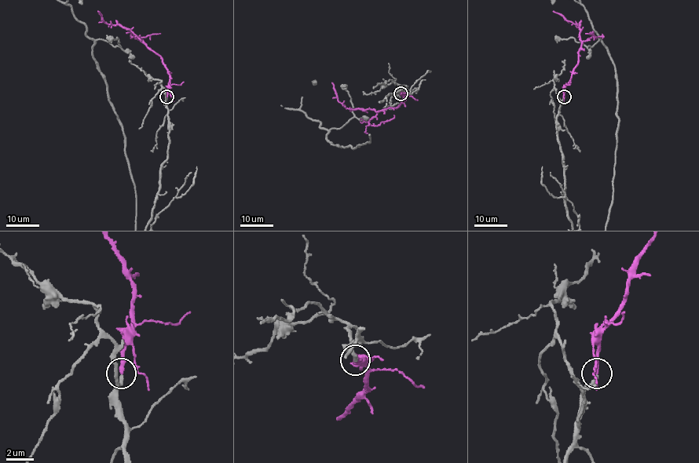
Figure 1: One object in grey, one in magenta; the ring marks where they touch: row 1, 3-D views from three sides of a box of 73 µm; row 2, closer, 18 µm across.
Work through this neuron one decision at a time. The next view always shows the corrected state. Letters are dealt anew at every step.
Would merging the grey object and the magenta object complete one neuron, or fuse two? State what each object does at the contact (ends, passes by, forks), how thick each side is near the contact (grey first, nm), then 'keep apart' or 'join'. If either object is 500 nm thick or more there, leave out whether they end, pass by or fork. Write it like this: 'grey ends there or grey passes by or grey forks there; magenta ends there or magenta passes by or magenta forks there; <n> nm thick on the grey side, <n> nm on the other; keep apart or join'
grey ends there; magenta ends there; 280 nm thick on the grey side, 300 nm on the other; join

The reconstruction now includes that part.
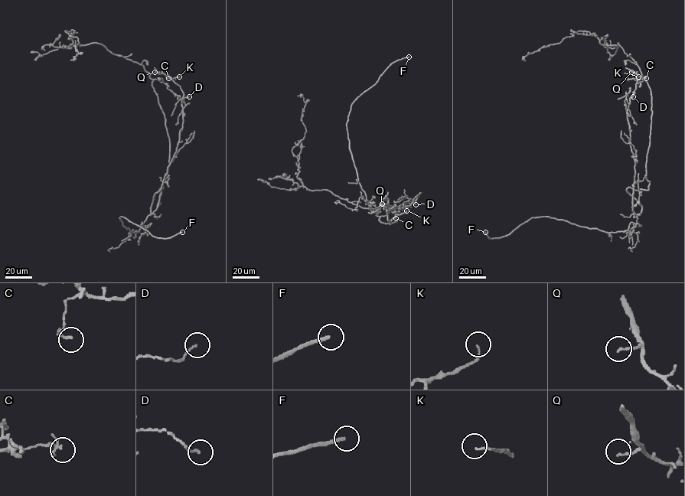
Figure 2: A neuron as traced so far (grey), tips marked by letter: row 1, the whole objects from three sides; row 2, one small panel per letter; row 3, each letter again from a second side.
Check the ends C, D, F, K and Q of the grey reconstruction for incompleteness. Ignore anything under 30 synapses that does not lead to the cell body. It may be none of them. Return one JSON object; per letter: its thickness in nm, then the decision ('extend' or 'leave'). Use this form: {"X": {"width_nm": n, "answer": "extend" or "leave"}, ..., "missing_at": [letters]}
{"C": {"width_nm": 110, "answer": "leave"}, "D": {"width_nm": 110, "answer": "leave"}, "F": {"width_nm": 200, "answer": "extend"}, "K": {"width_nm": 110, "answer": "leave"}, "Q": {"width_nm": 130, "answer": "leave"}, "missing_at": ["F"]}

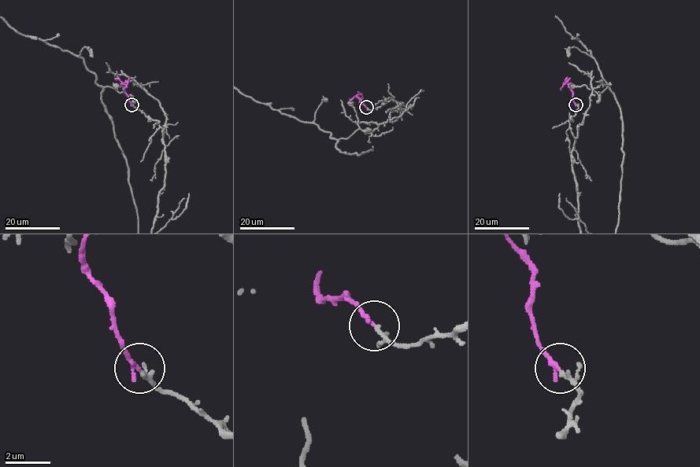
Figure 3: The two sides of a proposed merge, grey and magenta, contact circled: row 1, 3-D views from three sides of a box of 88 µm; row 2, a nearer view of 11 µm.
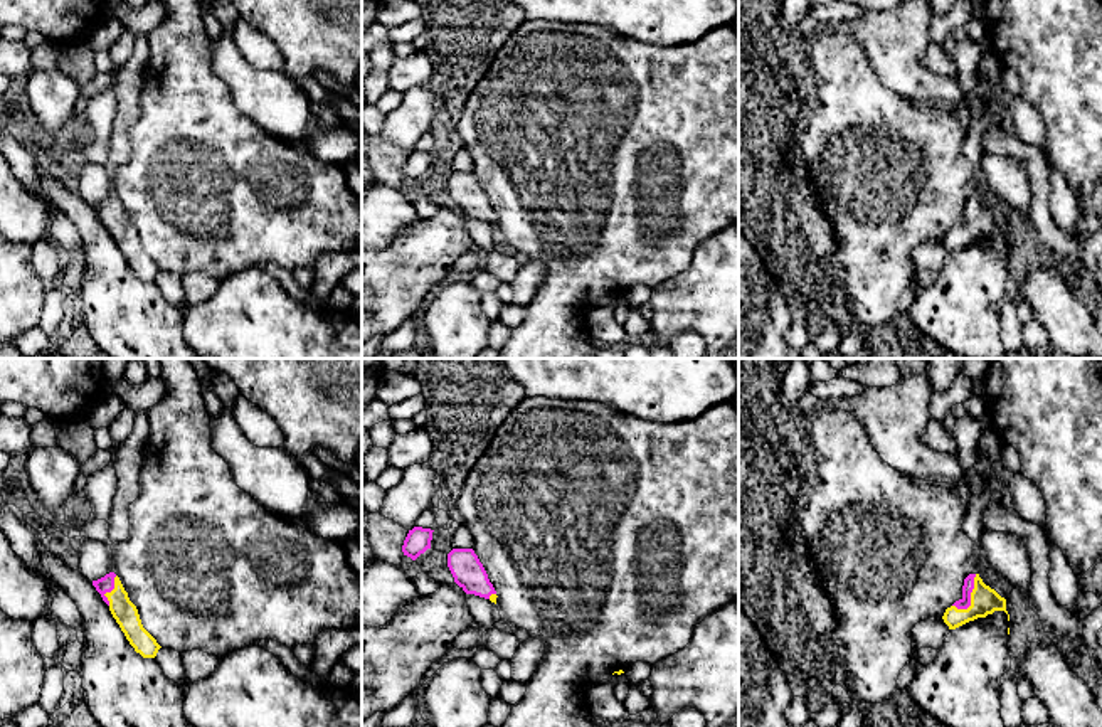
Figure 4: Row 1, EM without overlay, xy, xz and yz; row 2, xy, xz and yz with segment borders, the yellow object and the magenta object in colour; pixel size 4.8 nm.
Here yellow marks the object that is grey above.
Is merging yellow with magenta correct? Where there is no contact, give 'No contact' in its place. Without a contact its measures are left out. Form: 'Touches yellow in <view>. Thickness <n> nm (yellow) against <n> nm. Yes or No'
Touches yellow in yz. Thickness 130 nm (yellow) against 60 nm. Yes

